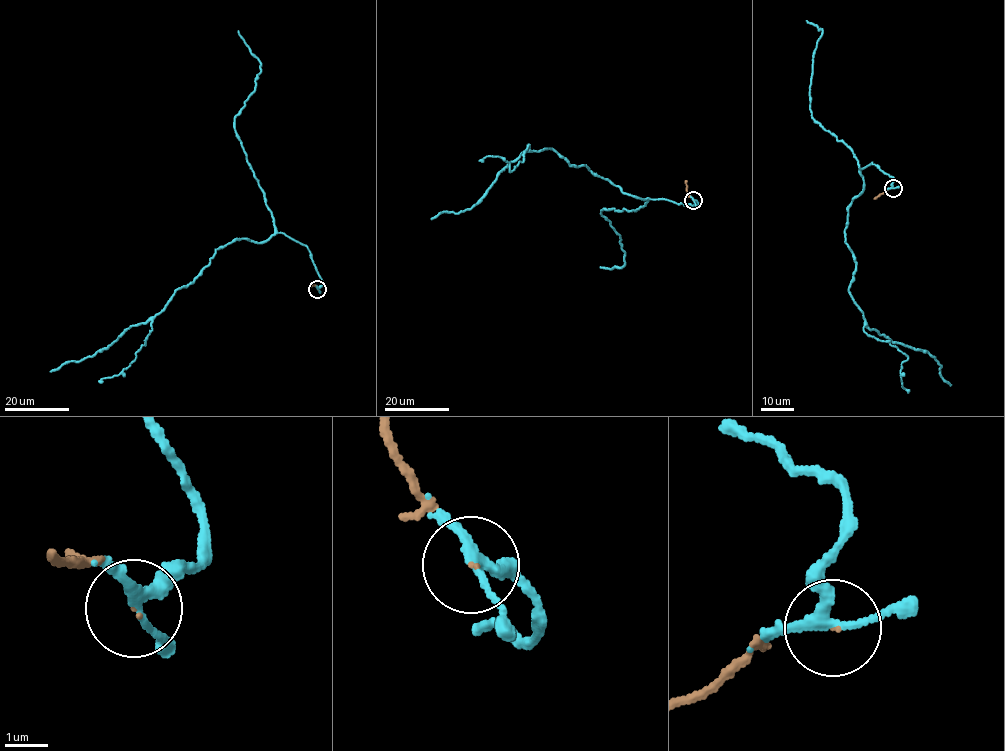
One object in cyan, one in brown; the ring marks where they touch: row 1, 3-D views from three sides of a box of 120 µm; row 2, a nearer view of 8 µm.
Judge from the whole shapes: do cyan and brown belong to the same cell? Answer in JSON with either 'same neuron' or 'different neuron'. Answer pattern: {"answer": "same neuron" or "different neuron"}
{"answer": "same neuron"}

